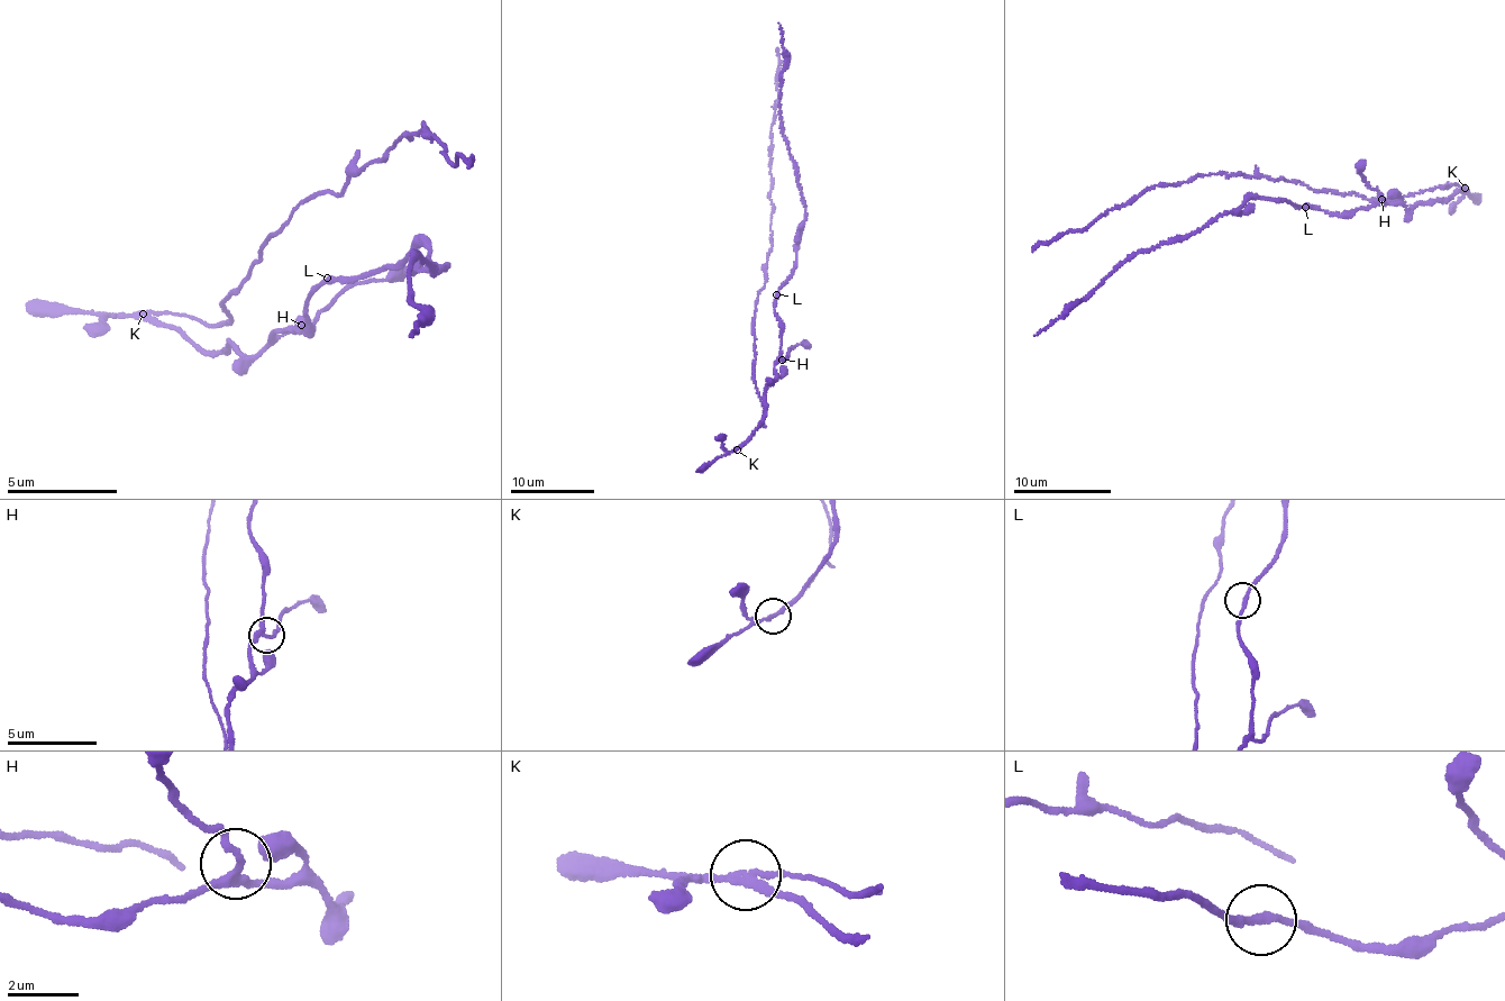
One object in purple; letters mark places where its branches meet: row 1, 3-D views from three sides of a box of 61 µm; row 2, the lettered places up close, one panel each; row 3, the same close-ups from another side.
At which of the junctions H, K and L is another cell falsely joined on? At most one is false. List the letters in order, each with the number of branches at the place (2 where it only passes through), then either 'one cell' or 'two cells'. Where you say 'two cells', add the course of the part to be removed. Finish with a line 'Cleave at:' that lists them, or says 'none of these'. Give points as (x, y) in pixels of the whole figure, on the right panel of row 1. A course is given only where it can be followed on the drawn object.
H: 3 branches meet; one cell
K: 3 branches meet; two cells; foreign part runs (1464, 188), (1370, 200), (1292, 180), (1198, 174), (1147, 188), (1086, 228), (1032, 252)
L: 2 branches meet; one cell
Cleave at: K

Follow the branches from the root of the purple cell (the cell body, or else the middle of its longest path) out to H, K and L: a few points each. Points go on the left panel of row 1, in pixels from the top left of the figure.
H: (185, 337), (216, 353), (233, 339), (239, 349), (253, 356), (268, 346), (275, 329), (301, 325)
K: (185, 337), (184, 339), (143, 314)
L: (185, 337), (216, 353), (233, 339), (253, 356), (268, 346), (276, 326), (309, 327), (306, 301), (327, 278)

